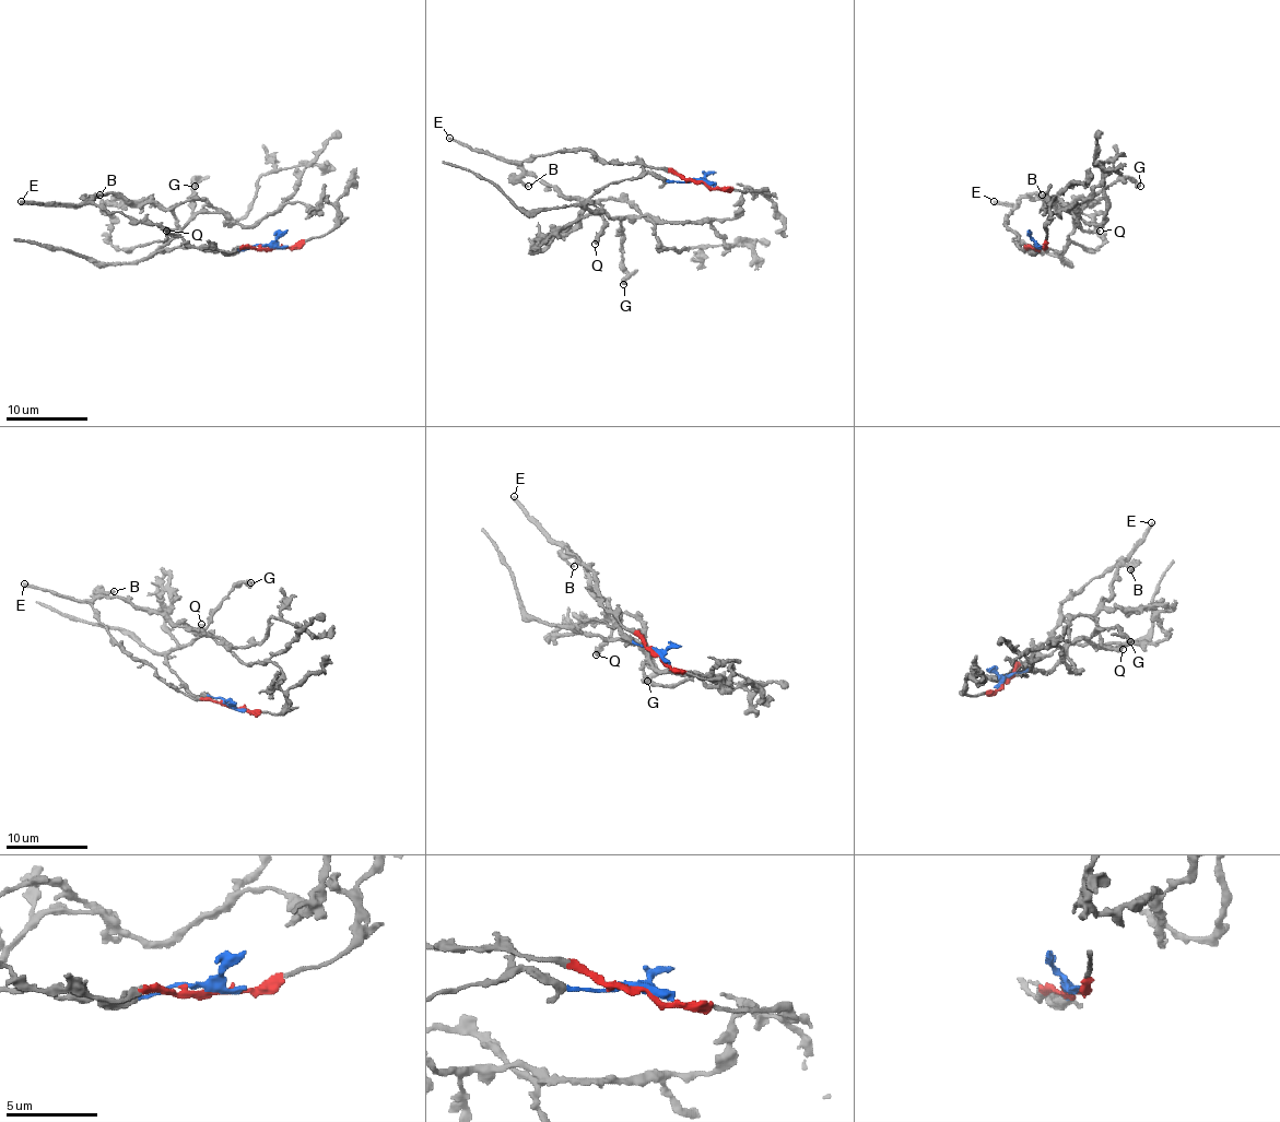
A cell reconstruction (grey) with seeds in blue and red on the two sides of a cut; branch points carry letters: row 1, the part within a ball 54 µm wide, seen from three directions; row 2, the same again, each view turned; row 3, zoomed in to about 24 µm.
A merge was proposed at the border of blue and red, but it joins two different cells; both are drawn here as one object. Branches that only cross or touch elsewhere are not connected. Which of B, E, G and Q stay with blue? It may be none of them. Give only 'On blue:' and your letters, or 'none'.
On blue: G

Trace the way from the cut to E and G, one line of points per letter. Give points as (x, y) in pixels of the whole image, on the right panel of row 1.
E: (1036, 247), (1024, 251), (1019, 237), (1006, 225), (1010, 213), (1019, 204), (998, 204), (994, 200)
G: (1036, 247), (1029, 251), (1035, 247), (1061, 251), (1078, 214), (1118, 180), (1135, 180), (1140, 186)

